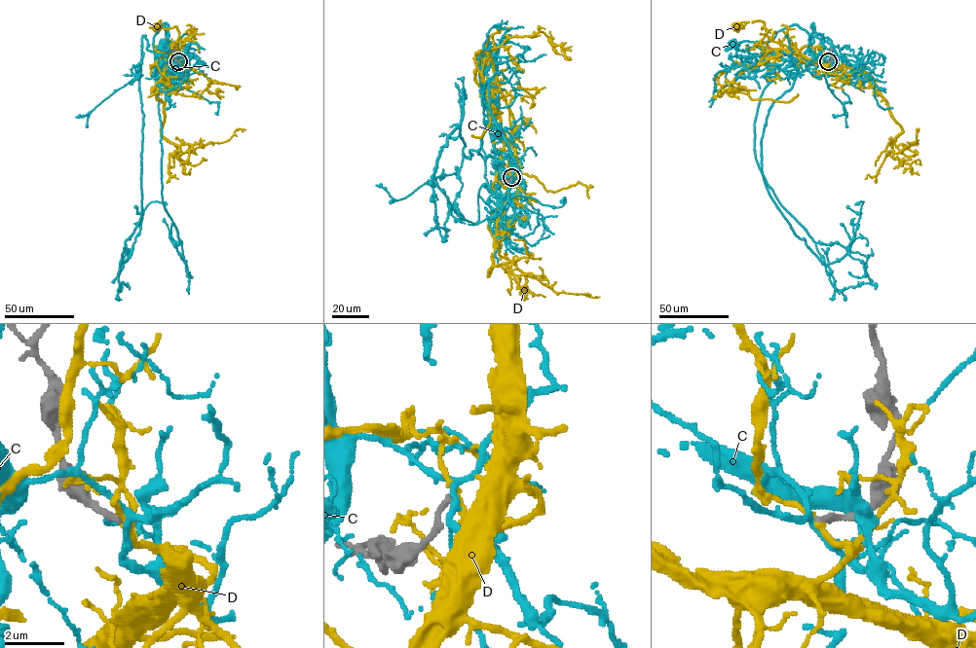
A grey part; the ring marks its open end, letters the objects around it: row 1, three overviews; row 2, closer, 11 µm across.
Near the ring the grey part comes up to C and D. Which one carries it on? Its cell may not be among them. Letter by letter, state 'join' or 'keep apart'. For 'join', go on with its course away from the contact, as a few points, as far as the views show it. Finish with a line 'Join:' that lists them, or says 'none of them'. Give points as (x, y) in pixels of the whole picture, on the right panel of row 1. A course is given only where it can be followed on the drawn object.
C: keep apart
D: keep apart
Join: none of them

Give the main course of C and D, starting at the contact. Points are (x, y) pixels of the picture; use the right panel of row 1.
C: (827, 61), (825, 59), (832, 60), (836, 55), (835, 49), (795, 24), (778, 30), (768, 42), (732, 42)
D: (828, 61), (813, 62), (796, 50), (770, 41), (765, 26), (762, 29), (762, 20), (742, 21), (737, 27)

